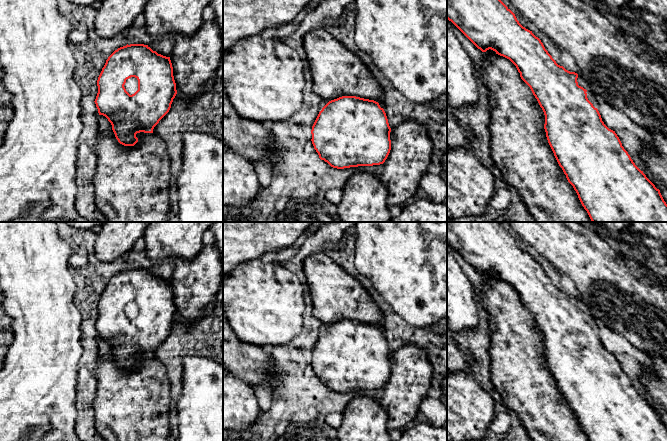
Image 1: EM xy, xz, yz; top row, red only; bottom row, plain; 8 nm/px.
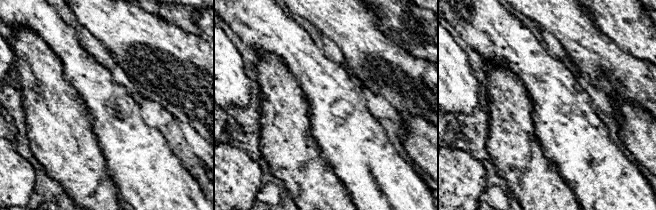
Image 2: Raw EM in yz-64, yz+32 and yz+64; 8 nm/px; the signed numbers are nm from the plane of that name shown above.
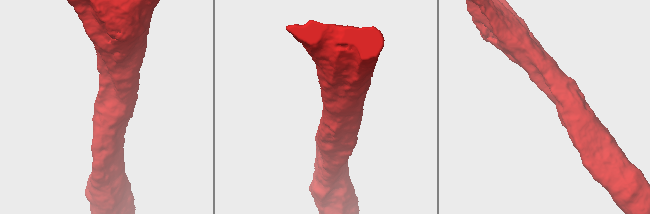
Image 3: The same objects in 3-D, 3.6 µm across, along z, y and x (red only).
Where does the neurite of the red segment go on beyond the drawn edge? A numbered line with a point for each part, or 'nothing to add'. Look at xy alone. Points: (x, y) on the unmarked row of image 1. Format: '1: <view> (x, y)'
1: xy (131, 309)

